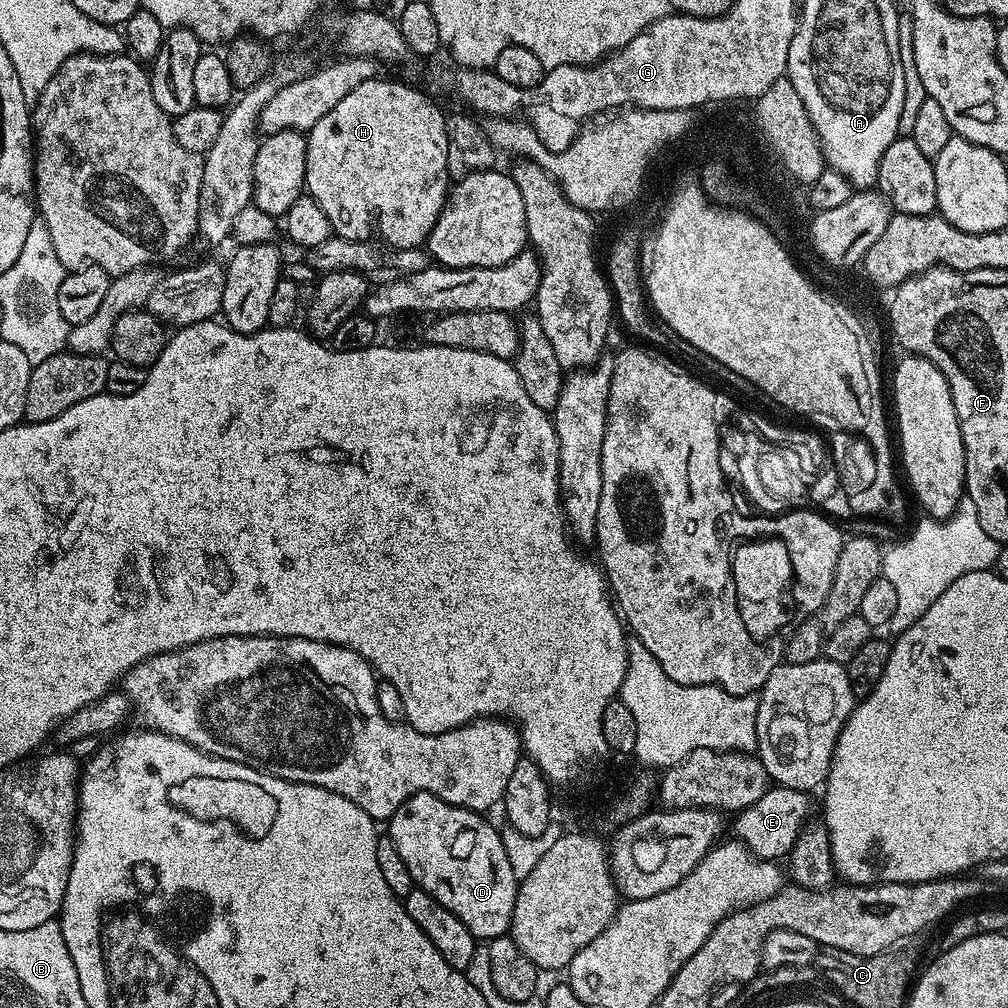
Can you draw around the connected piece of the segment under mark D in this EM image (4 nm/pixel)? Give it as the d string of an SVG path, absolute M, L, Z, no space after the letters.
M415 792L386 824L387 835L402 854L413 885L442 902L480 942L503 936L511 929L518 887L500 832L484 819L471 808L451 804L429 792Z

